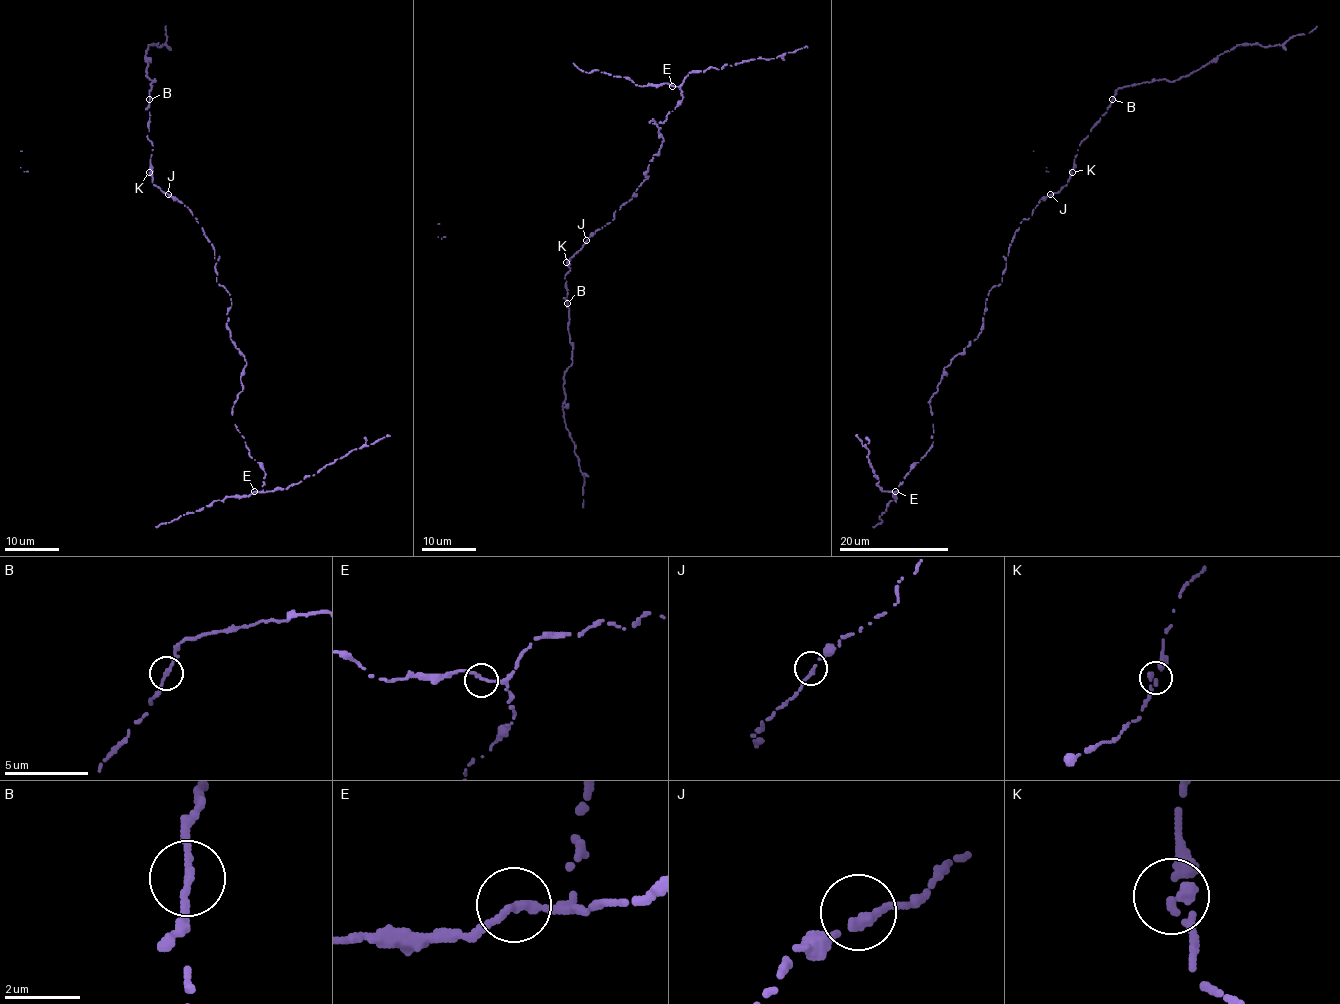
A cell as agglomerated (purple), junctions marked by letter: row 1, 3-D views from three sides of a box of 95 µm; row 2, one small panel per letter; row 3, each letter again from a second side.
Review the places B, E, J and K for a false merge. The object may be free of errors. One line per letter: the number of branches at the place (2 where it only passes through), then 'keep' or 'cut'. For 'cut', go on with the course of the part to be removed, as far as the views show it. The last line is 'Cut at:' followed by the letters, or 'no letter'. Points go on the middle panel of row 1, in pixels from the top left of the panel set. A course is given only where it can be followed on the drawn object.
B: 2 | keep
E: 2 | keep
J: 2 | keep
K: 2 | keep
Cut at: no letter

